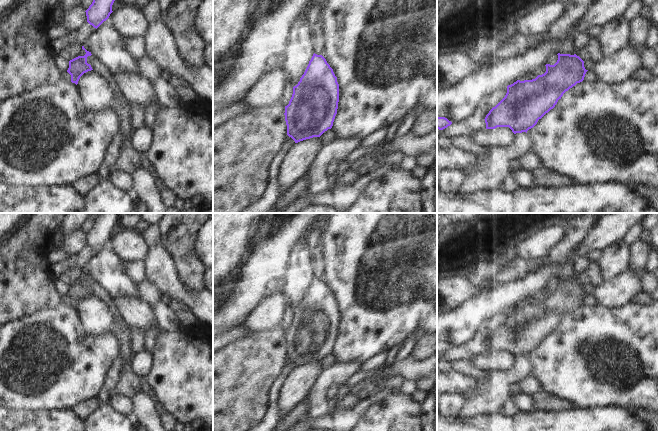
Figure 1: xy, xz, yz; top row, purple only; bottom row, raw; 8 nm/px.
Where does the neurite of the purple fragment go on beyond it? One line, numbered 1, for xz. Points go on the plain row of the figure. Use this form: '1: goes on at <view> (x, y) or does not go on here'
1: does not go on here

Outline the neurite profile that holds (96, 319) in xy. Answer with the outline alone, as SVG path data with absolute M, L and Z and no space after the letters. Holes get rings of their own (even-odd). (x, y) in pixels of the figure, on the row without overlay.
M93 294L84 297L77 308L85 331L94 337L111 333L113 318L106 304Z

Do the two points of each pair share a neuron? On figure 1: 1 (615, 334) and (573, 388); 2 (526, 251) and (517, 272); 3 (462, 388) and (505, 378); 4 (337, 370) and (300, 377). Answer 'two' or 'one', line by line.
1: one
2: two
3: two
4: two

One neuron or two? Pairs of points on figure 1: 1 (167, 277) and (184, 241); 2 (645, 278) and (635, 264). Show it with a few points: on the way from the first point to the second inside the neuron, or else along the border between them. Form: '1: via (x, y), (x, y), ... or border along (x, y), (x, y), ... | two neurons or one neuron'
1: border along (160, 244), (169, 253), (178, 278), (184, 284) | two neurons
2: via (643, 275), (638, 267) | one neuron

